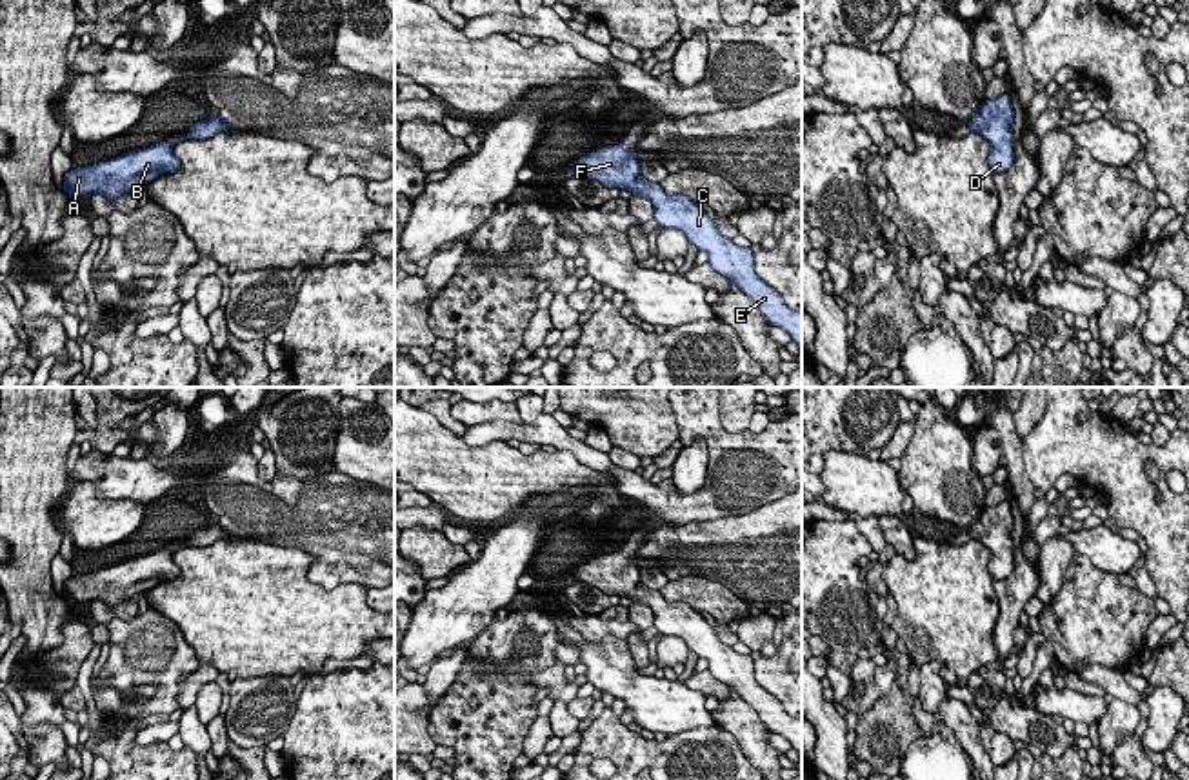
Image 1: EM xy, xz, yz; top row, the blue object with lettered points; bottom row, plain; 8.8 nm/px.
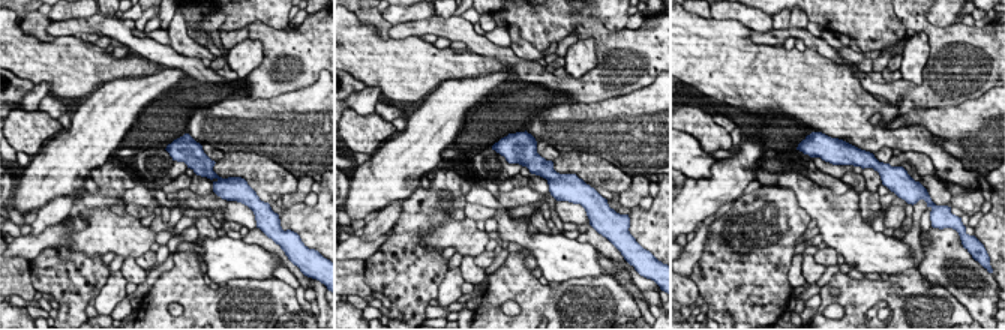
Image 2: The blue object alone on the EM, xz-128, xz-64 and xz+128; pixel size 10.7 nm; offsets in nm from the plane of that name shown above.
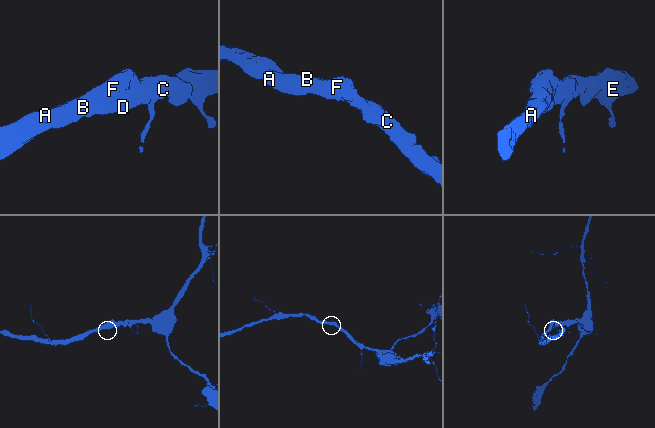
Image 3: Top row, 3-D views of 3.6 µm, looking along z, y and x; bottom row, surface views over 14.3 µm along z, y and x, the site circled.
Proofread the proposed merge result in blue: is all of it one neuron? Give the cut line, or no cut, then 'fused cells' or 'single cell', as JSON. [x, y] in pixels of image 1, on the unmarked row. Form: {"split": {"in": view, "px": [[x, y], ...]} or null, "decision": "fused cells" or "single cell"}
{"split": null, "decision": "single cell"}

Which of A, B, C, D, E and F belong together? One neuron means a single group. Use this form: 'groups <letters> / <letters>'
groups A B C D E F

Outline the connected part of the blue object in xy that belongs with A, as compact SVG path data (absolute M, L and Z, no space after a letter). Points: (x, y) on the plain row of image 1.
M178 547L160 549L151 555L133 556L122 564L76 575L65 580L64 593L56 593L75 605L87 602L104 602L115 607L120 602L138 598L140 593L158 585L164 580L180 576L180 567L173 562Z

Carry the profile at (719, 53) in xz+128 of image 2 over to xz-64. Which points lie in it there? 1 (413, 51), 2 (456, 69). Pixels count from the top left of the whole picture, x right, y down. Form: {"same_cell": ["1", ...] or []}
{"same_cell": ["1", "2"]}

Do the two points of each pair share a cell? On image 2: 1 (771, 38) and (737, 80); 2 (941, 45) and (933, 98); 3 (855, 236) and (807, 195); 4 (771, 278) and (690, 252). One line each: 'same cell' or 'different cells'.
1: different cells
2: same cell
3: same cell
4: different cells

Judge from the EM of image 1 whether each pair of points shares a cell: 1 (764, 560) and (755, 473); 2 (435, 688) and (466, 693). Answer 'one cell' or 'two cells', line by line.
1: two cells
2: two cells

